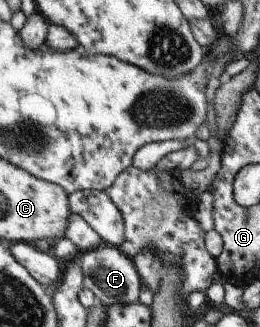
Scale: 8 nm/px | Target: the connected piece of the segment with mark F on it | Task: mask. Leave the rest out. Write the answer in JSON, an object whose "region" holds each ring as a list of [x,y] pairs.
{"region":[[[103,243],[83,251],[77,260],[83,273],[83,287],[93,293],[96,303],[102,306],[124,306],[137,300],[141,279],[133,261],[129,256],[122,255],[120,248]]]}

